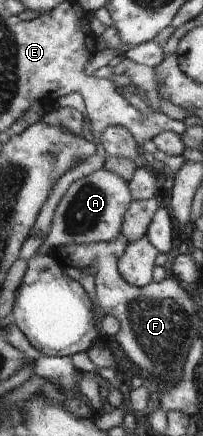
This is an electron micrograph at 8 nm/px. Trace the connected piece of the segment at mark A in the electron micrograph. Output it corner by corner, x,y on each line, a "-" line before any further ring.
105,167
75,180
59,201
53,215
51,230
36,254
50,255
49,249
59,245
113,241
121,231
123,215
134,198
128,182

